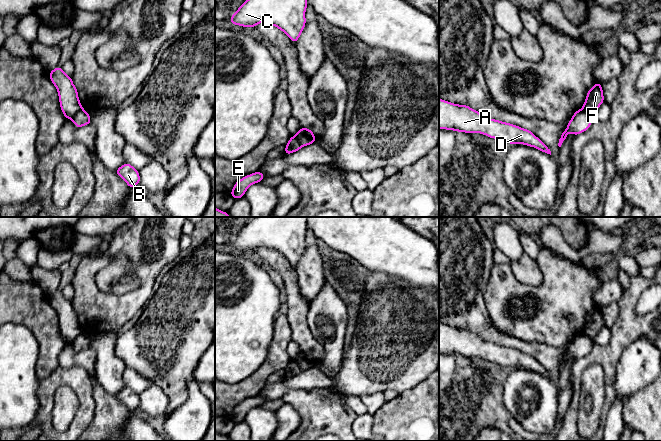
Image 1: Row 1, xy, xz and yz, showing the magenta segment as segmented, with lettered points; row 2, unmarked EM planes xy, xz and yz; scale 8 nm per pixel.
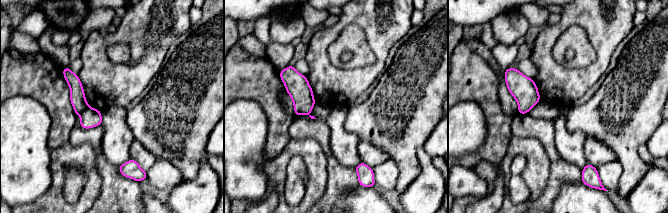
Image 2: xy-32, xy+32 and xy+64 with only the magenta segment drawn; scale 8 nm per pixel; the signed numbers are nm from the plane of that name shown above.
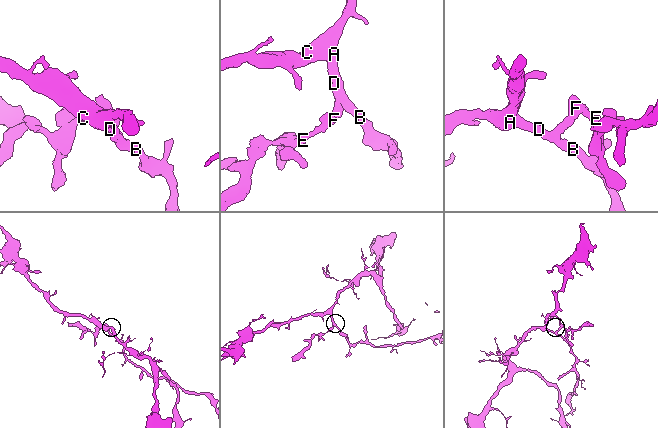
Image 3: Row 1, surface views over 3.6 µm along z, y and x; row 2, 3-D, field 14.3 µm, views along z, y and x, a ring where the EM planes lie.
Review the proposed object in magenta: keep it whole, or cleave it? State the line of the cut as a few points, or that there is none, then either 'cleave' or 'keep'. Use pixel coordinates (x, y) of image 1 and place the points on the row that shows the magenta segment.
xy (82, 108), (71, 118) | cleave

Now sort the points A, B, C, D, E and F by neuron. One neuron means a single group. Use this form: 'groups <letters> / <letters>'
groups A B C D / E F

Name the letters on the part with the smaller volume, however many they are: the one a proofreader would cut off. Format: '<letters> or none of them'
E, F

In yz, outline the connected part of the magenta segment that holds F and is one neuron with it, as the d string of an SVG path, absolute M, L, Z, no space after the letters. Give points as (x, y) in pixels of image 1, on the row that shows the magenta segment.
M597 82L591 89L587 91L587 97L582 109L586 110L592 116L594 116L596 110L603 102L604 96L602 91L602 84Z

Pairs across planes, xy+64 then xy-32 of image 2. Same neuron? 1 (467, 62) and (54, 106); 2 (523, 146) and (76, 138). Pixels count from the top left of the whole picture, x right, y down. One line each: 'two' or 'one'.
1: one
2: two

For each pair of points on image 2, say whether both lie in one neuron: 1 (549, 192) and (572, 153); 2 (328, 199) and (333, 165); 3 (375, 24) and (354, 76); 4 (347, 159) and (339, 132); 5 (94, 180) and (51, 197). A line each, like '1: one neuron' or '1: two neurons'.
1: two neurons
2: one neuron
3: one neuron
4: one neuron
5: one neuron

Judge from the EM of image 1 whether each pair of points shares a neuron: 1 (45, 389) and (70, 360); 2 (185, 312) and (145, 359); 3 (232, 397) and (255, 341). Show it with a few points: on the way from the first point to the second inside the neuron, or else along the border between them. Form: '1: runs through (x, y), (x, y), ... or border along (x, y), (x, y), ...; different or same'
1: border along (59, 365), (65, 368), (81, 367), (87, 373); different
2: runs through (178, 324), (157, 347); same
3: border along (258, 367), (250, 375), (237, 382), (225, 383); different

